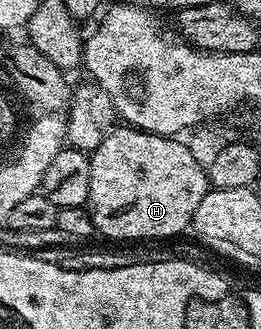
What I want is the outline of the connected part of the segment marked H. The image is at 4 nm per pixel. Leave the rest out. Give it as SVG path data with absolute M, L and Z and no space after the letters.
M120 125L90 153L90 191L86 207L100 235L108 239L130 239L126 241L168 241L191 228L194 209L198 209L202 197L206 197L210 184L205 164L200 164L195 153L180 141L176 137L152 135L138 127Z

